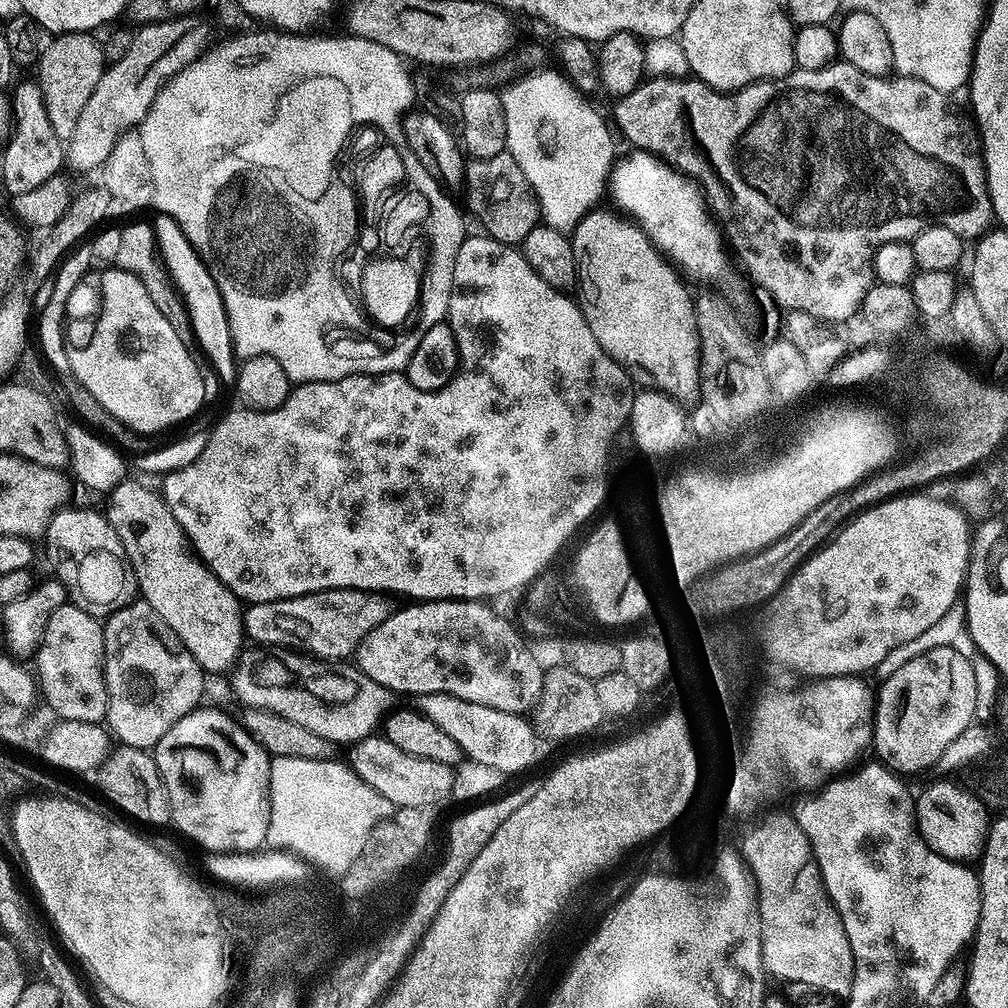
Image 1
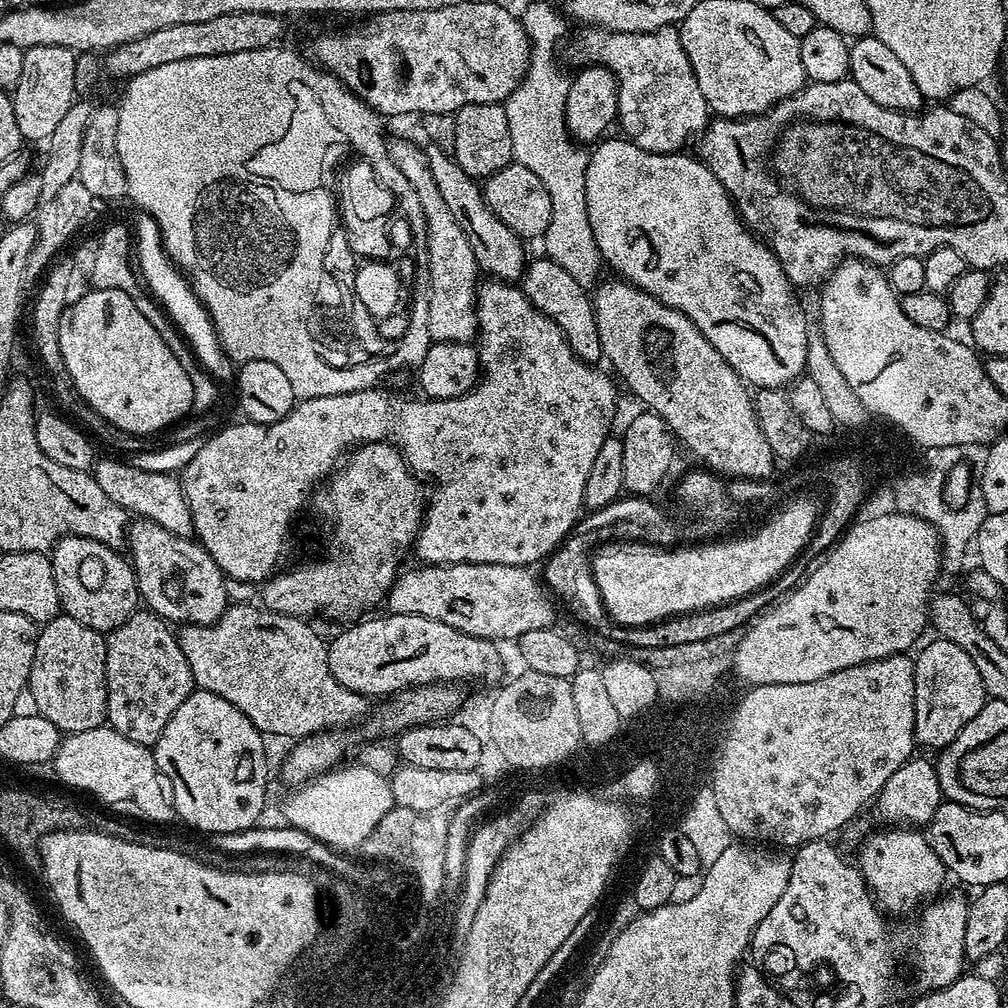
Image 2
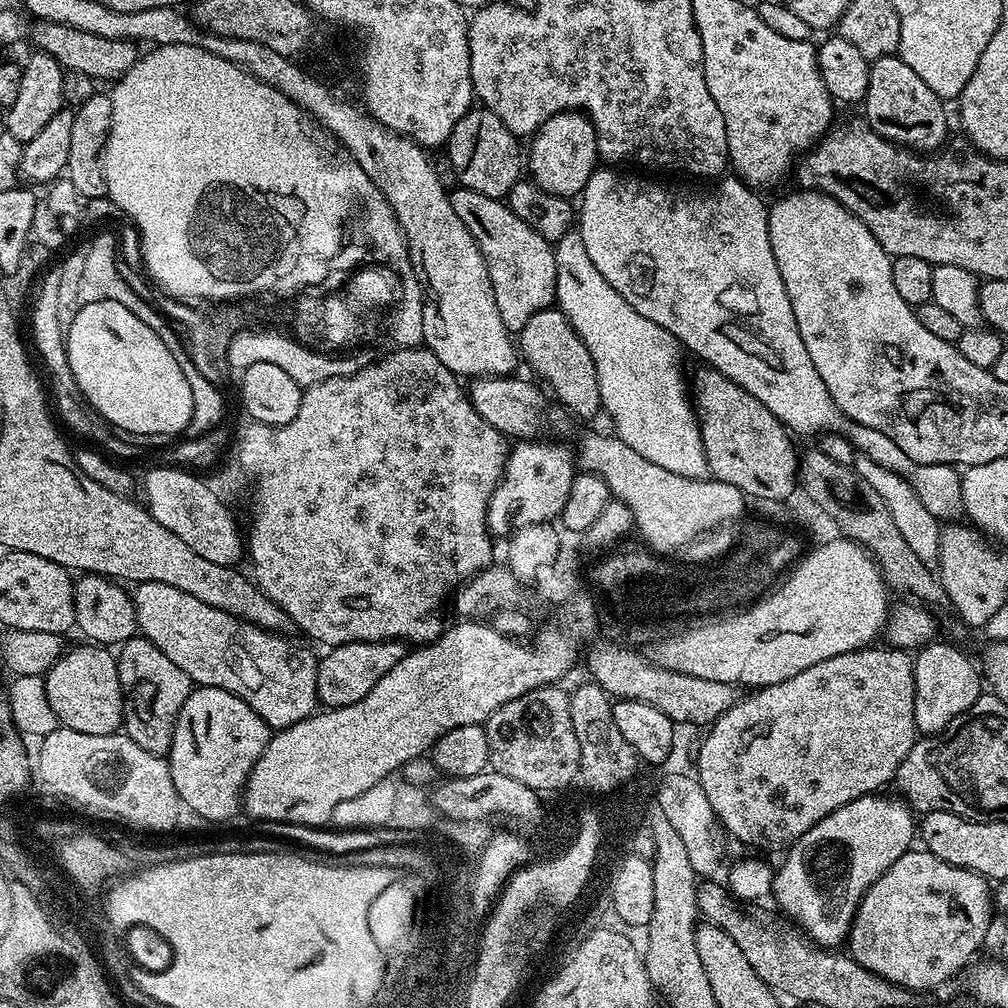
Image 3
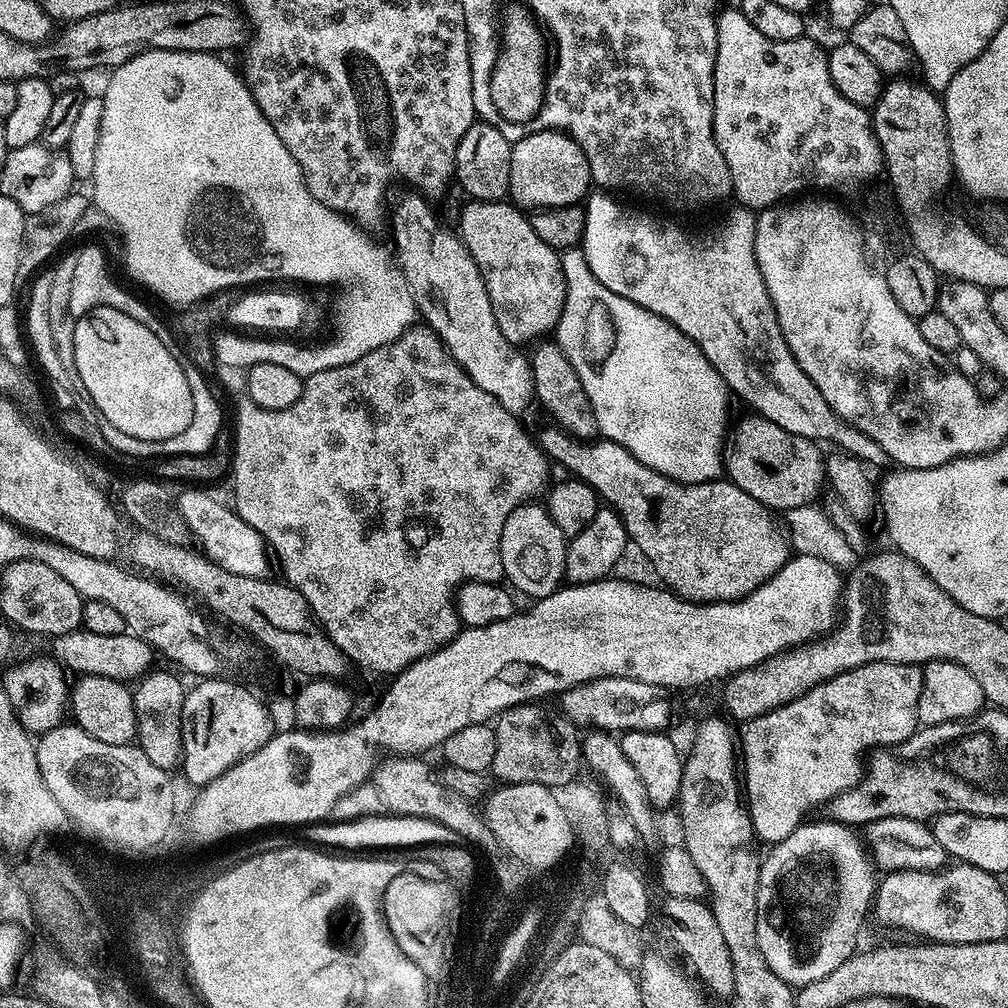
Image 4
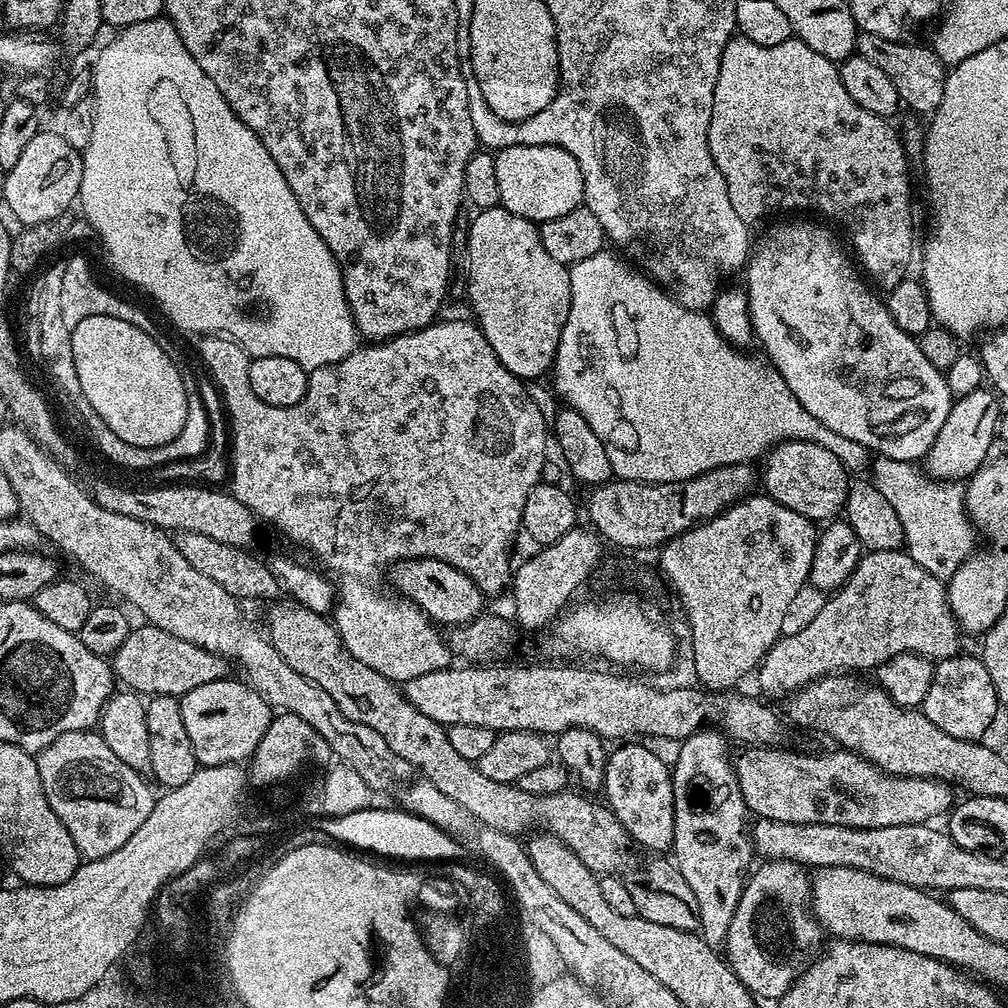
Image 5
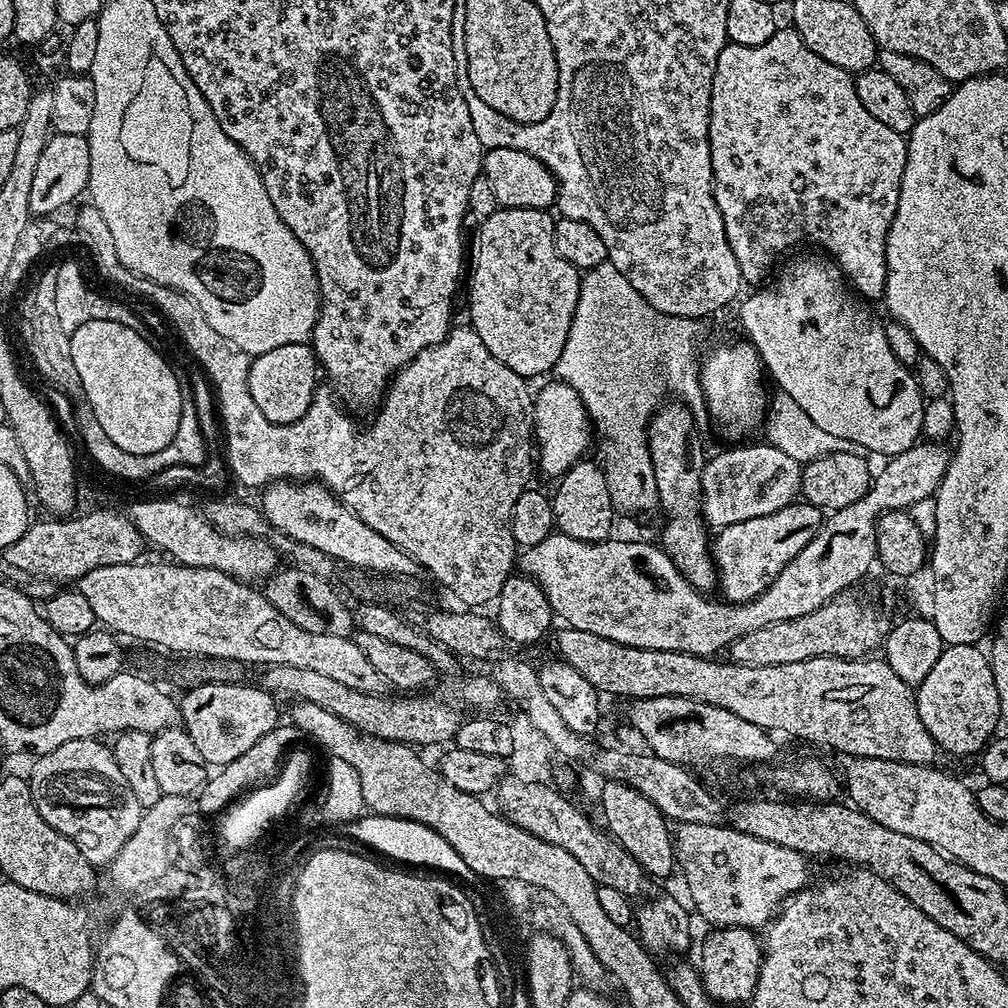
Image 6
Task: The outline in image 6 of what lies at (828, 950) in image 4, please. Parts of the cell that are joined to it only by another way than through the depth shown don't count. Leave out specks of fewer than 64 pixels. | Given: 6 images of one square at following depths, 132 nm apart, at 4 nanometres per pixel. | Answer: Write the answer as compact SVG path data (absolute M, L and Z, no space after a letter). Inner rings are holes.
M716 928L700 944L698 971L704 989L717 1005L740 1004L751 1001L762 959L762 944L757 933L750 928Z

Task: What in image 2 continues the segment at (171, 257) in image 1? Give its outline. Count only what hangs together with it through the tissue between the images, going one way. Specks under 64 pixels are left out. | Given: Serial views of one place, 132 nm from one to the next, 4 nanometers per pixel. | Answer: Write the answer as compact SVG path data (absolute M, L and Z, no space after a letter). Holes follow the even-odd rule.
M137 211L136 228L134 224L134 264L138 275L153 300L168 313L172 323L180 329L184 339L188 341L197 360L204 366L205 372L211 374L217 381L231 381L234 376L233 361L228 359L224 349L220 347L220 338L204 304L197 296L187 276L177 268L176 263L168 257L168 252L162 242L162 234L158 222L149 212Z

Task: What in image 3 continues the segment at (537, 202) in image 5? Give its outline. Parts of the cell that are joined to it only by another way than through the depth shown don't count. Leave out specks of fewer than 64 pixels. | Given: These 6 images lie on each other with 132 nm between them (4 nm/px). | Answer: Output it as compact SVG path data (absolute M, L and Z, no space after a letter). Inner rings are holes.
M565 110L536 129L531 140L532 149L526 152L526 168L532 171L530 179L550 194L579 197L598 167L600 151L592 121L579 110Z

